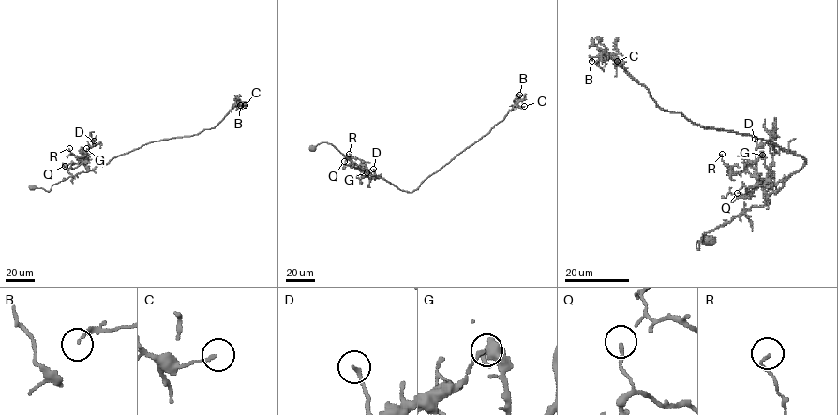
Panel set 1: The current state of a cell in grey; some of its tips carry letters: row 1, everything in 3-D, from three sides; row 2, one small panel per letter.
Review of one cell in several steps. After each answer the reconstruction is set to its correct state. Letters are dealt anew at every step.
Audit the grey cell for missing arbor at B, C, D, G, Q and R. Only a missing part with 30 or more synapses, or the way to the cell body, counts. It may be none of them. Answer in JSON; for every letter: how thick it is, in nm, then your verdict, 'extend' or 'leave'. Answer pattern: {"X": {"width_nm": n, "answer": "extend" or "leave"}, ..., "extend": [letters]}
{"B": {"width_nm": 100, "answer": "leave"}, "C": {"width_nm": 130, "answer": "leave"}, "D": {"width_nm": 160, "answer": "leave"}, "G": {"width_nm": 150, "answer": "leave"}, "Q": {"width_nm": 100, "answer": "leave"}, "R": {"width_nm": 110, "answer": "leave"}, "extend": []}

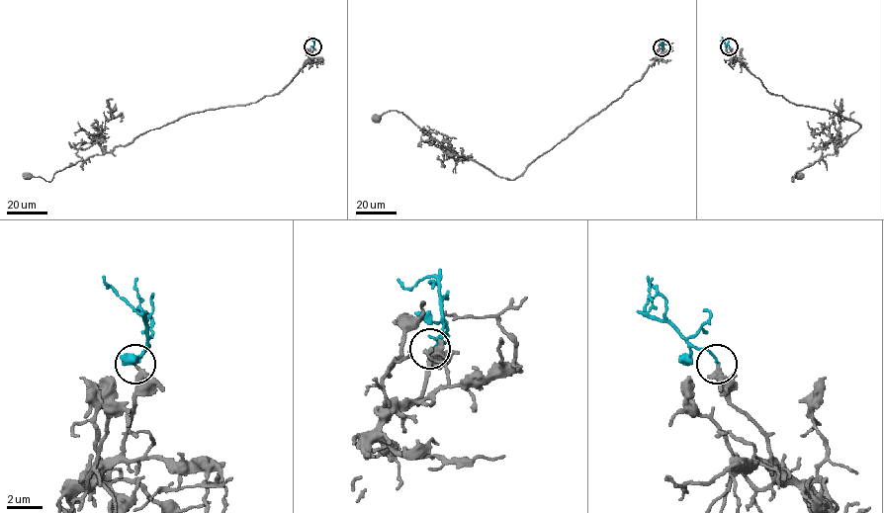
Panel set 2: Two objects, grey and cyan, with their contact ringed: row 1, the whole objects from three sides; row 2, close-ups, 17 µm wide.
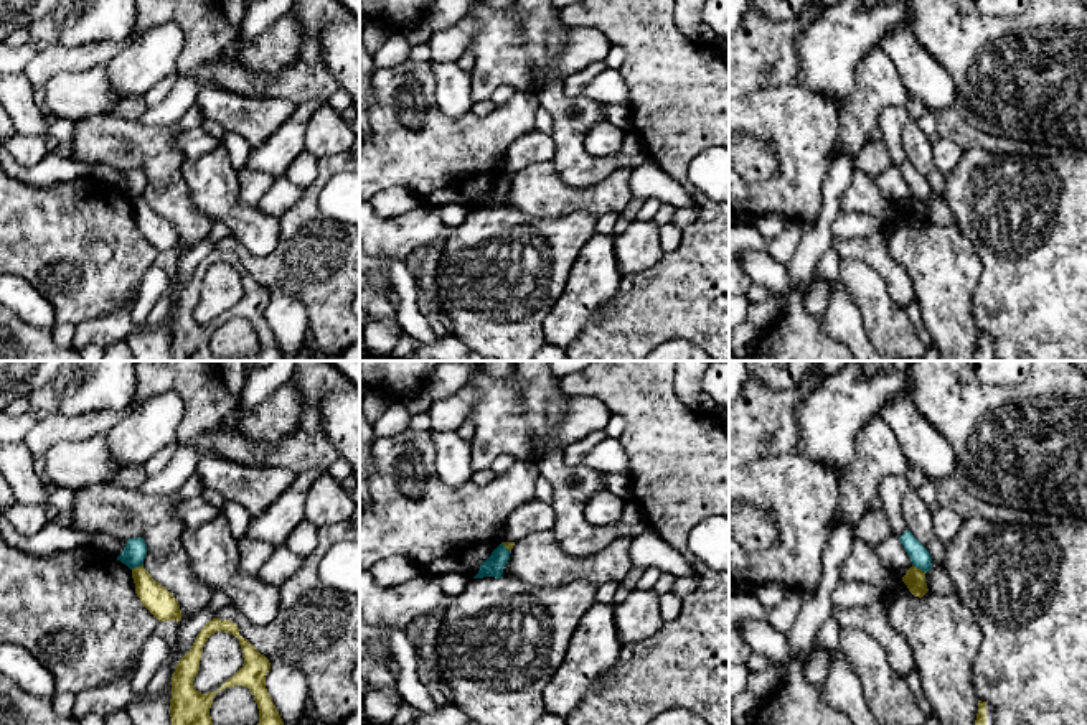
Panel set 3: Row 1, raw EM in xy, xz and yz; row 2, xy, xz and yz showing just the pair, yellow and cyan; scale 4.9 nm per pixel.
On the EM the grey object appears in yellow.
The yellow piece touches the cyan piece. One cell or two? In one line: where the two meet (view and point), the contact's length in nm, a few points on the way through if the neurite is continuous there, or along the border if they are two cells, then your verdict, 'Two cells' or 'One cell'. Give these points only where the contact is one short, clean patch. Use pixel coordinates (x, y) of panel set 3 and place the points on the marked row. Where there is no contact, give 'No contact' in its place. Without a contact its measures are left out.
Touches yellow at yz (919, 569). Shared border 80 nm. Boundary: yz (912, 564), (926, 572). Two cells

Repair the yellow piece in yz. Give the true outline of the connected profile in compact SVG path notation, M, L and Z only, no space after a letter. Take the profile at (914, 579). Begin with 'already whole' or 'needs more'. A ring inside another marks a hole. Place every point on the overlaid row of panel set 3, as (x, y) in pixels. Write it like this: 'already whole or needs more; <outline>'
already whole; M914 565L906 572L906 575L902 577L902 582L907 585L909 592L914 596L922 598L929 592L925 583L925 572L922 572Z

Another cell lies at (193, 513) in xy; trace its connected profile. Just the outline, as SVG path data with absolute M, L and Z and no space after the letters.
M203 496L181 499L176 508L176 516L186 529L198 529L219 514L223 514L223 509L209 504Z

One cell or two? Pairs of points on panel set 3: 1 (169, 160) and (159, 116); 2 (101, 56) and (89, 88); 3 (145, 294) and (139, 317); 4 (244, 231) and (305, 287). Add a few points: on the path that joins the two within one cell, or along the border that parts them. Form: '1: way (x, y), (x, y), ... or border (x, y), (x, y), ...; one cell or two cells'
1: border (137, 121), (147, 126), (175, 124); two cells
2: border (104, 65), (61, 71), (58, 74); two cells
3: way (145, 299), (141, 312); one cell
4: border (279, 218), (279, 243), (264, 256), (235, 236); two cells

